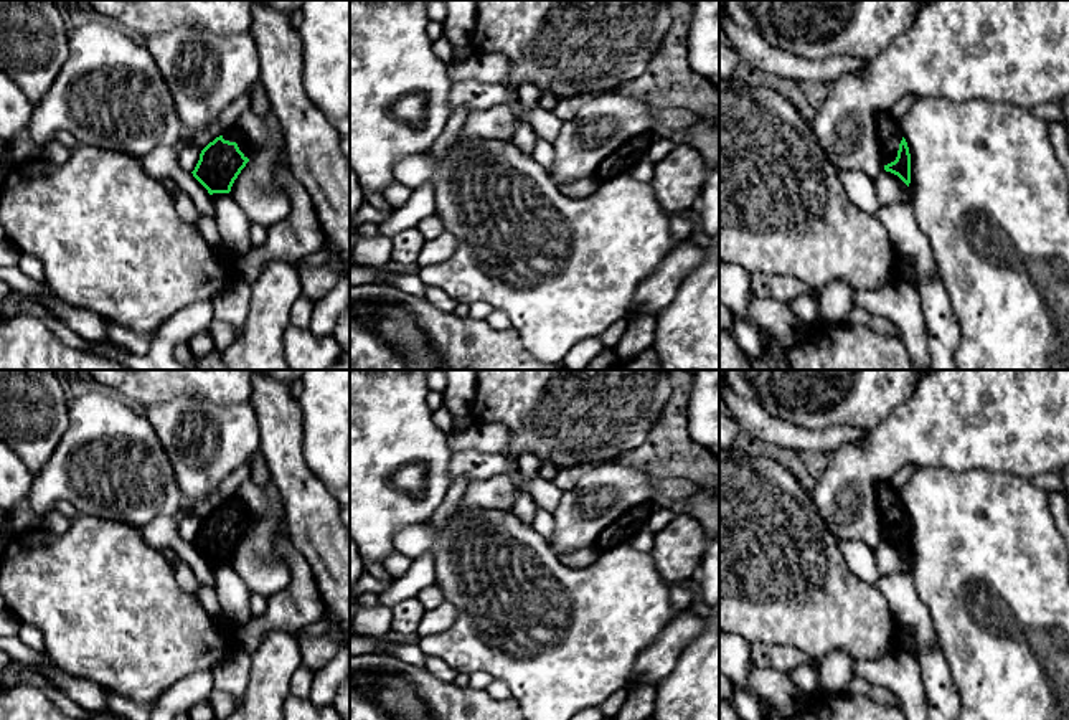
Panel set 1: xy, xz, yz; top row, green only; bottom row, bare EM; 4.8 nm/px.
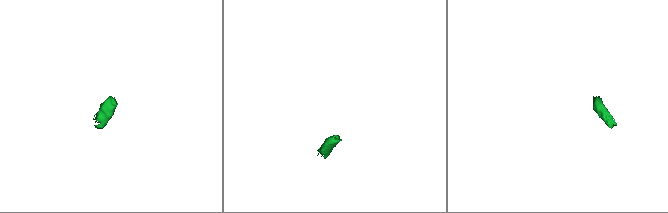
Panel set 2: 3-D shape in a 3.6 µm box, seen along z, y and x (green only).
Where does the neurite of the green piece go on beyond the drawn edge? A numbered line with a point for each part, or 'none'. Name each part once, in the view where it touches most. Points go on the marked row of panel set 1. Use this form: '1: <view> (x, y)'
1: xy (233, 134)

